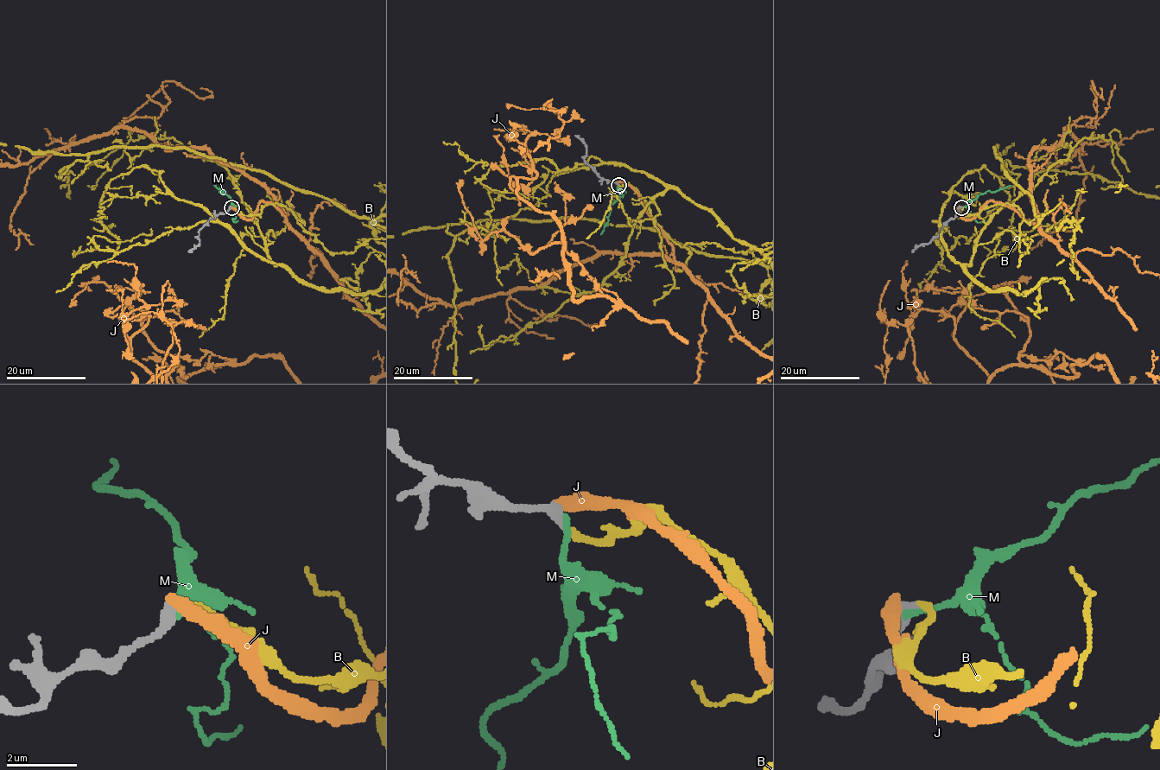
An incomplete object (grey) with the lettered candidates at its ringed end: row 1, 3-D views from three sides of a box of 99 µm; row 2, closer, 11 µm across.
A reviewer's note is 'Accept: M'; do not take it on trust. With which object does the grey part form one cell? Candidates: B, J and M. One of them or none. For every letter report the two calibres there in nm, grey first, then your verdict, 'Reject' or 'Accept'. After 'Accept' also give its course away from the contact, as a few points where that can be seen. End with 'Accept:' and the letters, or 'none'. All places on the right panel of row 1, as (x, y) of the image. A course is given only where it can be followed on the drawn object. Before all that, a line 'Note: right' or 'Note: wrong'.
Note: wrong
B: Thickness 380 nm (grey) against 180 nm. Accept
J: Thickness 400 nm (grey) against 440 nm. Reject
M: Thickness 400 nm (grey) against 180 nm. Reject
Accept: B

